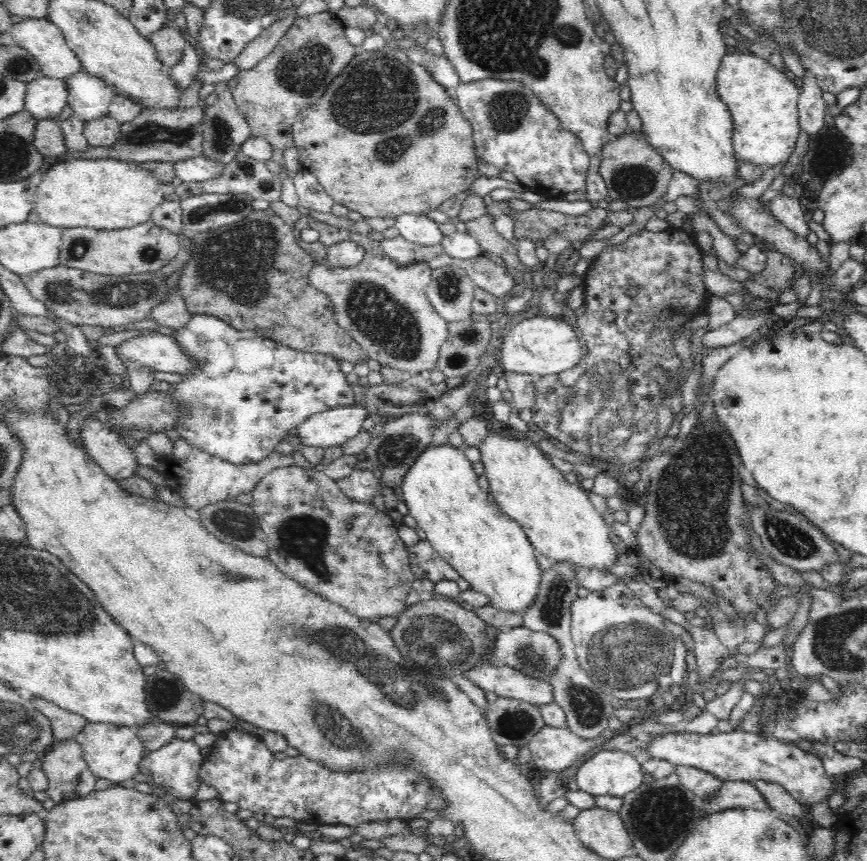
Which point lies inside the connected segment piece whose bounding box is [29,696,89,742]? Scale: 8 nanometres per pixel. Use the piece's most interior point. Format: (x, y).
(66, 725)

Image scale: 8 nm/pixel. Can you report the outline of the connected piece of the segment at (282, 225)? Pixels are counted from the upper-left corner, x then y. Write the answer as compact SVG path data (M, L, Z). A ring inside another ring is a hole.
M266 209L254 210L246 216L246 218L238 220L238 222L234 222L228 226L216 228L216 230L208 230L208 232L200 232L200 234L190 235L190 241L192 241L192 254L190 254L188 264L182 268L182 276L180 276L177 285L181 297L185 300L188 312L192 315L200 314L216 317L216 319L224 321L224 323L236 328L236 330L260 330L268 337L268 339L274 340L276 343L284 344L296 351L322 354L352 364L367 363L369 357L366 355L366 352L364 352L360 345L356 343L356 340L353 340L352 337L350 337L350 334L348 334L346 330L343 330L343 328L336 323L335 310L332 308L328 295L324 295L322 291L319 291L310 285L308 276L310 276L310 270L316 266L316 263L314 263L314 257L308 254L308 252L299 245L292 230L293 227L286 224L286 222L284 222L275 212Z

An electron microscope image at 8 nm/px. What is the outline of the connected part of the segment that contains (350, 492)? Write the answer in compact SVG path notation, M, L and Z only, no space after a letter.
M355 468L347 477L338 479L337 483L348 498L361 503L371 503L382 488L377 473L370 468Z

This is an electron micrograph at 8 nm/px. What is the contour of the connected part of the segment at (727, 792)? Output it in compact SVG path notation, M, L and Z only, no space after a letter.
M723 781L722 789L710 800L704 801L706 812L722 812L734 808L769 810L769 804L752 782Z

